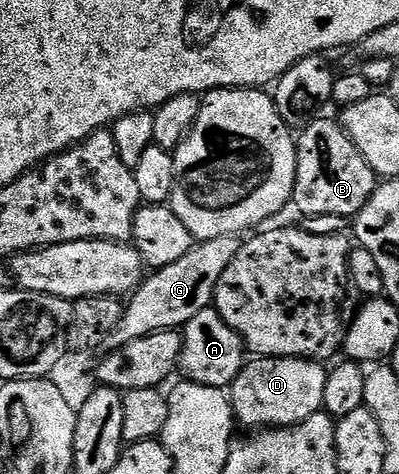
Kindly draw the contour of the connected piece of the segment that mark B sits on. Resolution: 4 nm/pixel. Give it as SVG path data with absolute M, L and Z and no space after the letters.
M315 119L301 130L297 138L296 183L294 184L293 208L302 212L303 218L316 216L344 216L353 219L368 203L374 189L380 183L377 173L368 167L364 155L352 143L345 129L337 120Z

